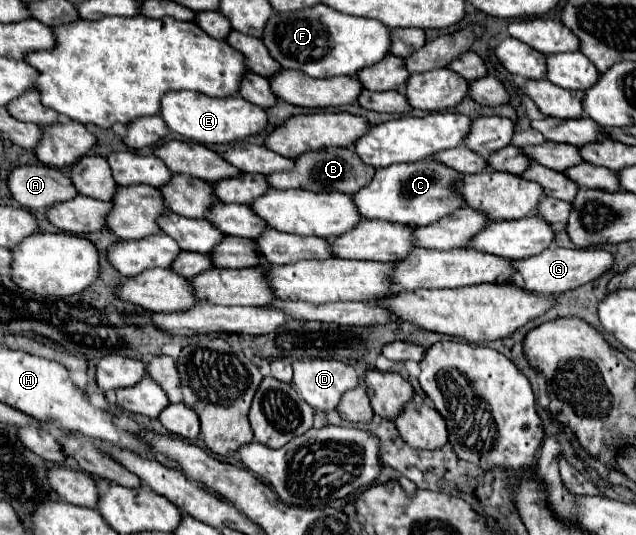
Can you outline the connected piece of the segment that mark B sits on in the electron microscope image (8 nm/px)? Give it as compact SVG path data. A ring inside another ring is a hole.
M326 147L316 151L306 151L294 157L294 169L282 171L282 173L270 173L266 175L266 181L274 189L304 189L312 193L328 193L328 191L340 191L346 195L352 195L354 191L360 191L370 183L374 177L374 167L366 167L358 155L354 155L352 149L344 147Z

